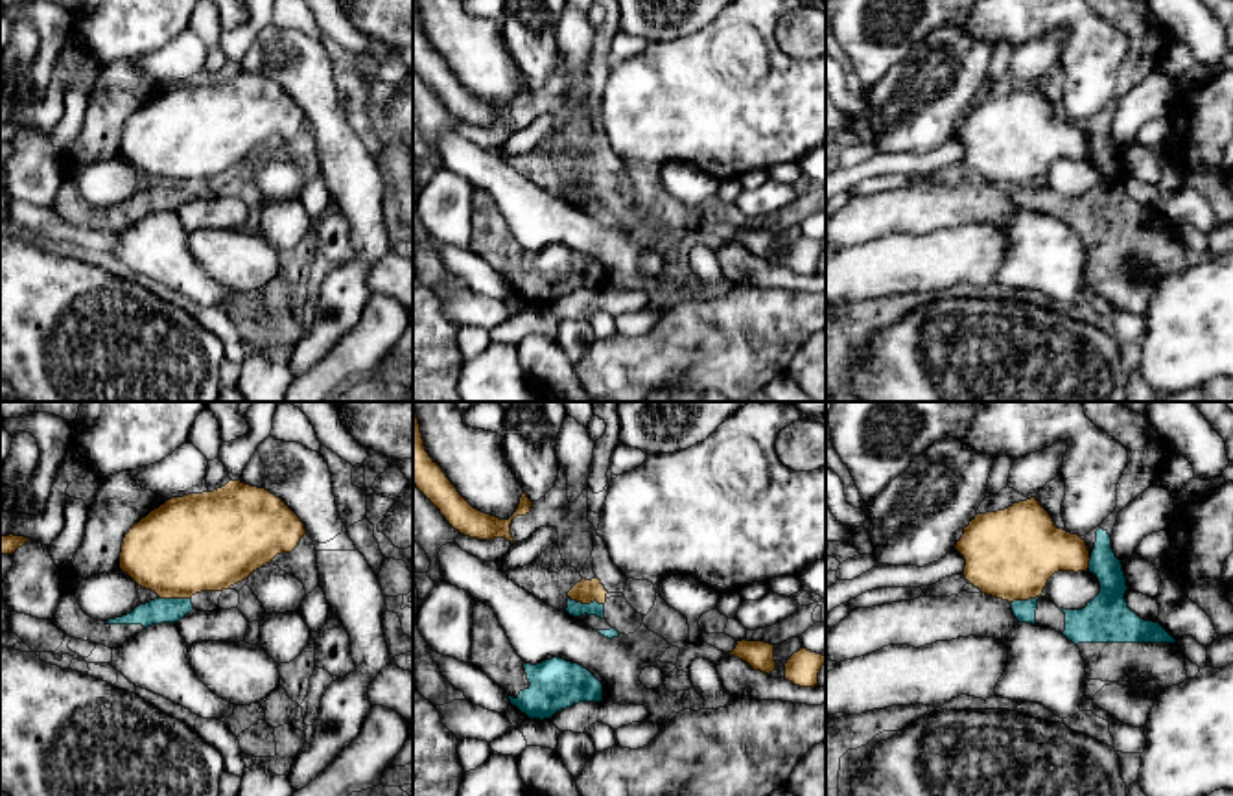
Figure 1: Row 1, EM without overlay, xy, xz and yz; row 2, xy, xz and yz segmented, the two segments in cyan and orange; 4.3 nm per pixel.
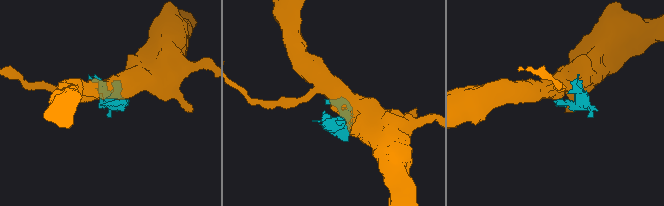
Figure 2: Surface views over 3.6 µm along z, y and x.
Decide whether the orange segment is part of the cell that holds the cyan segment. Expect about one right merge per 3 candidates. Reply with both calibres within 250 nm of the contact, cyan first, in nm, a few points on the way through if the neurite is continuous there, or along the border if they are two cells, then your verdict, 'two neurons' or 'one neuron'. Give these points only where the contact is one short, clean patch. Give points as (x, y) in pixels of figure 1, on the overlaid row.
70/100 nm | two neurons

